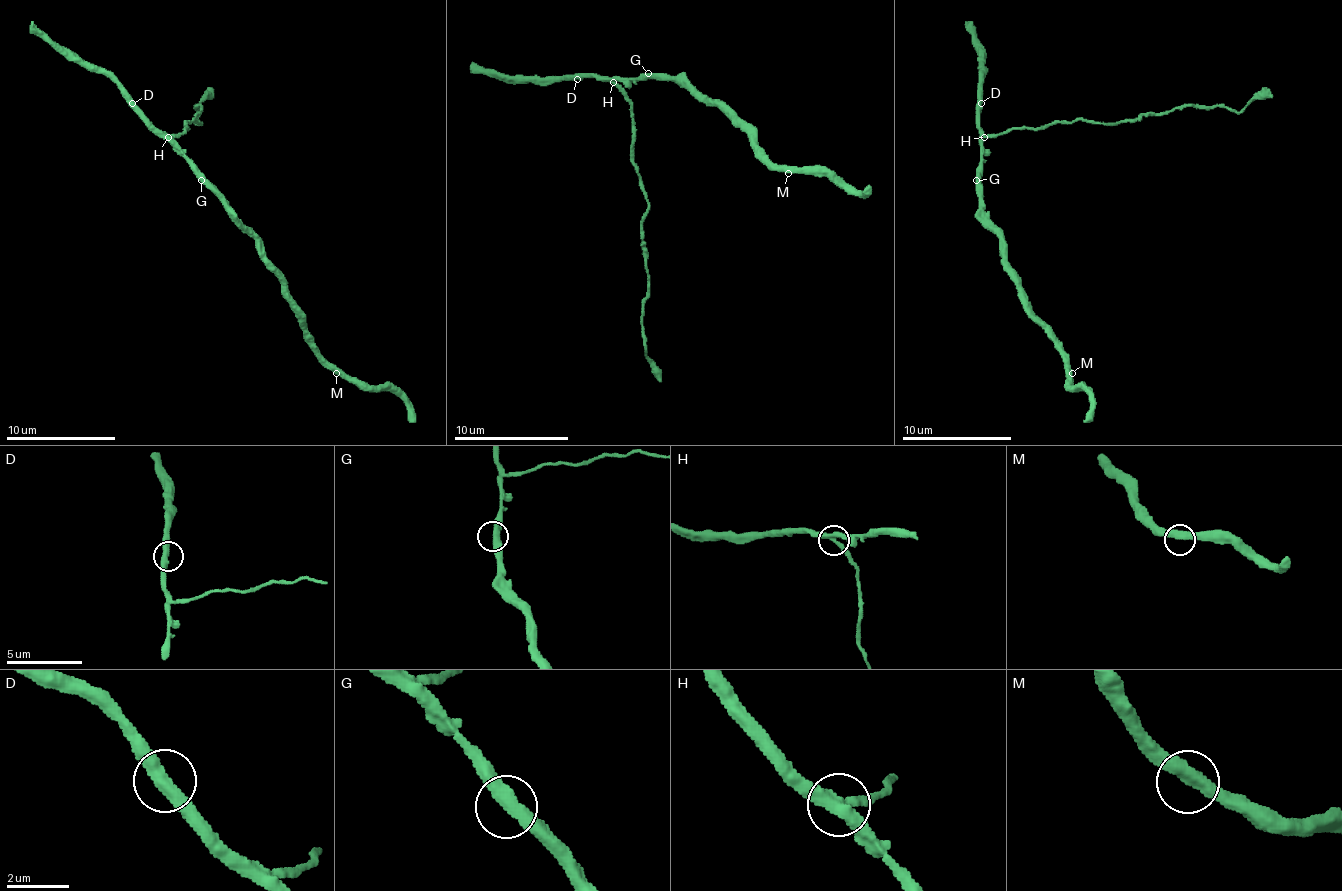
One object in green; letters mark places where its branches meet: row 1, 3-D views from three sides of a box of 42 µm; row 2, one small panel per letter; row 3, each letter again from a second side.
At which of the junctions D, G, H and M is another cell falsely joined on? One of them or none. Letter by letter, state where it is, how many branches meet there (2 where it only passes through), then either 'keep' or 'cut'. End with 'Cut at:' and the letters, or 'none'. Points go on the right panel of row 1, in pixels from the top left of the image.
D: at (981, 103); 2 branches meet; keep
G: at (976, 180); 2 branches meet; keep
H: at (984, 137); 3 branches meet; cut
M: at (1072, 373); 2 branches meet; keep
Cut at: H

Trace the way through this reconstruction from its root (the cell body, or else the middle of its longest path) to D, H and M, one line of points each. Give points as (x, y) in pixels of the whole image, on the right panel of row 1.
D: (981, 178), (981, 128), (978, 125), (981, 103)
H: (981, 178), (981, 139), (984, 136)
M: (981, 178), (981, 219), (1000, 238), (1003, 263), (1020, 282), (1022, 298), (1072, 373)

